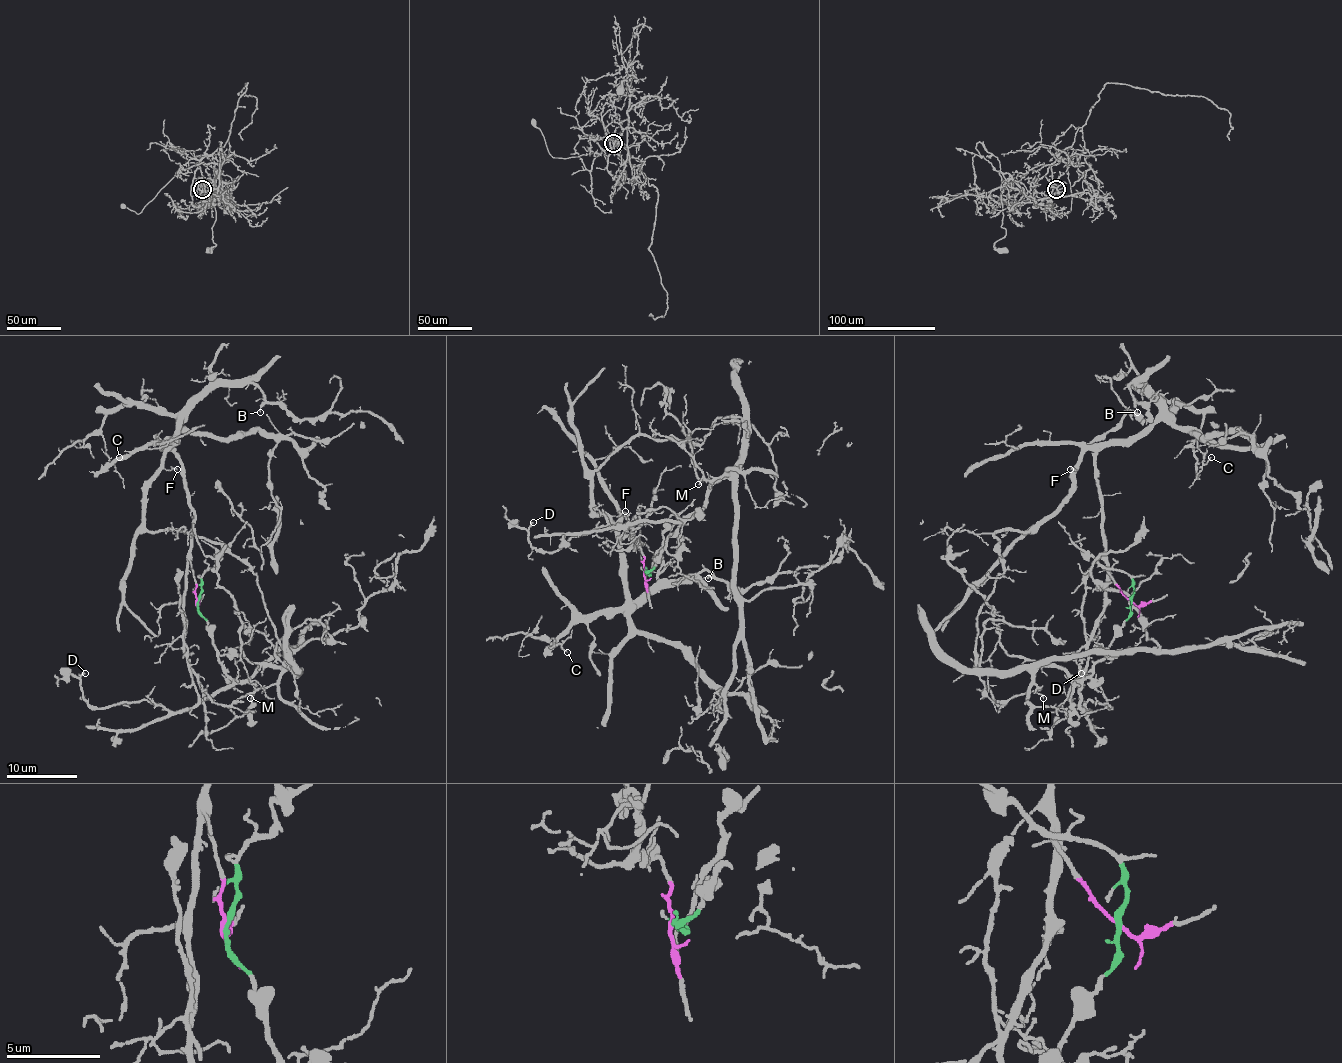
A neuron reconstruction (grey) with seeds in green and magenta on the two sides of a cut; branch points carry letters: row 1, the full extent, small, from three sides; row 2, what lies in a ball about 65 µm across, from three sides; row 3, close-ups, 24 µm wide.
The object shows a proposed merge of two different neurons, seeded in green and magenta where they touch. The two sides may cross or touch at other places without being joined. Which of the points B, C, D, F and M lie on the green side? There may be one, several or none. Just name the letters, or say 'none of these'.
D, M

